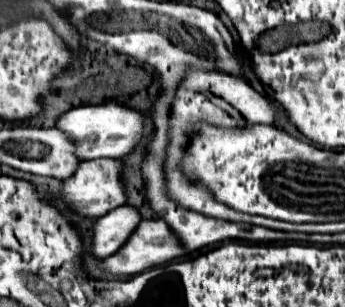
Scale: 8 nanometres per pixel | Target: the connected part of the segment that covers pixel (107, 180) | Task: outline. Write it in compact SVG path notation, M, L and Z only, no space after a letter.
M92 159L82 161L74 175L62 181L62 203L76 211L80 217L102 217L104 213L120 207L126 203L124 187L120 181L122 163L118 159Z

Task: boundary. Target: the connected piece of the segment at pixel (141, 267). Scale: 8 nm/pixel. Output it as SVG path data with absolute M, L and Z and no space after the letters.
M152 219L152 221L142 221L136 227L136 231L128 237L128 241L114 255L100 261L100 269L110 275L138 275L146 269L152 269L152 267L172 261L176 257L180 257L180 245L176 245L176 237L172 237L172 233L168 233L168 227L164 225L164 221Z

